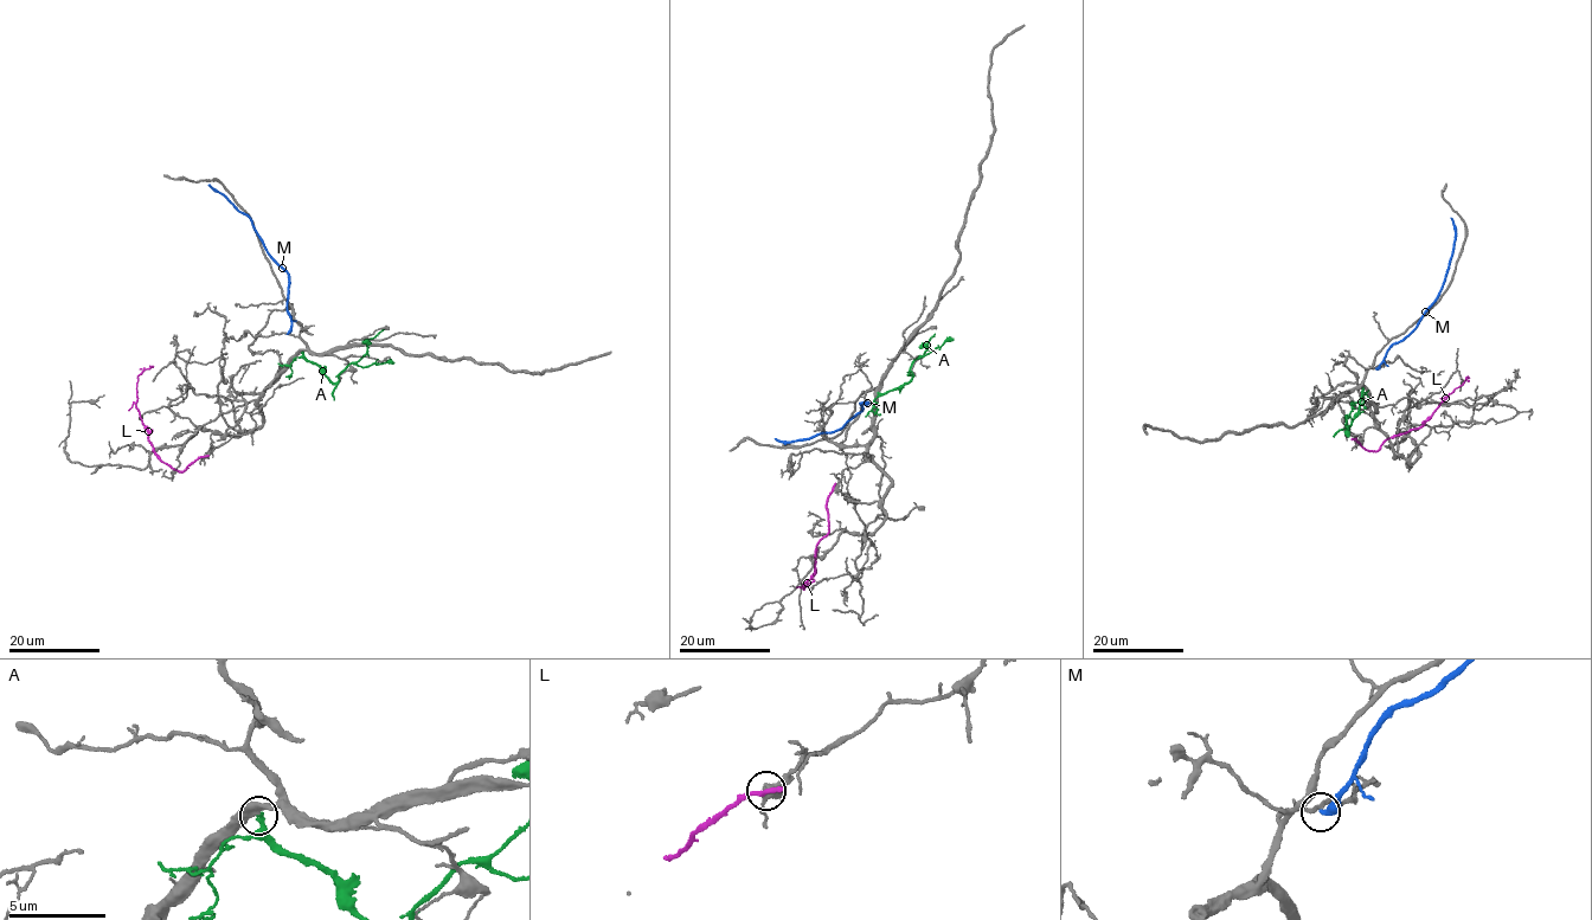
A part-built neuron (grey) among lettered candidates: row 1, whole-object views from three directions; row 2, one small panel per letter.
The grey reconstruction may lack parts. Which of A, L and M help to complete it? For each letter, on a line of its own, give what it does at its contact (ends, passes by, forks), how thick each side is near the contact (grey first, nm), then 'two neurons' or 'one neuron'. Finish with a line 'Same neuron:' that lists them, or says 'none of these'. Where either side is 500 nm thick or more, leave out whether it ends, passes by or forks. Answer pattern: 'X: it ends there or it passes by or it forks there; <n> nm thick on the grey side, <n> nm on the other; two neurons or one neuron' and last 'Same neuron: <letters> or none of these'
A: it ends there; 460 nm thick on the grey side, 280 nm on the other; two neurons
L: it ends there; 400 nm thick on the grey side, 320 nm on the other; two neurons
M: it ends there; 190 nm thick on the grey side, 300 nm on the other; two neurons
Same neuron: none of these

